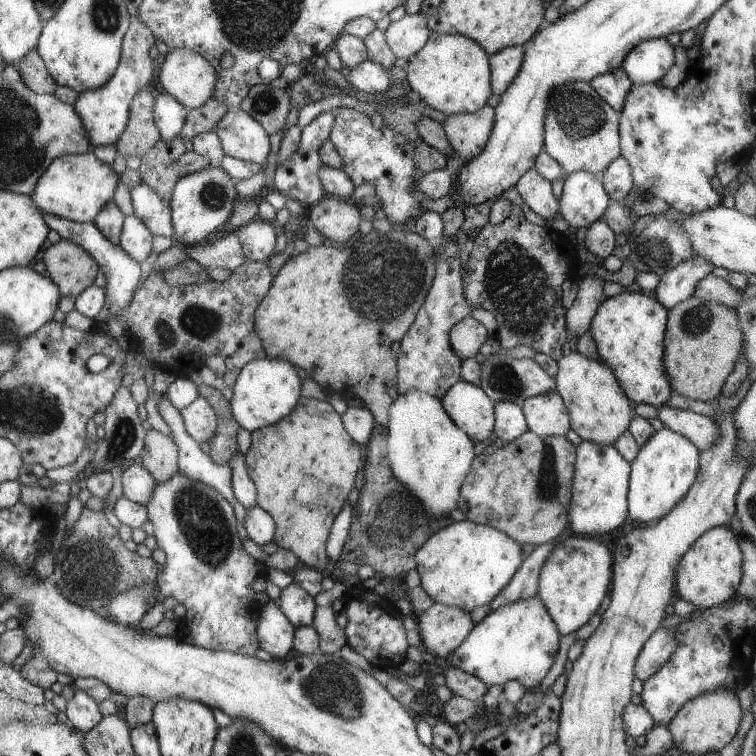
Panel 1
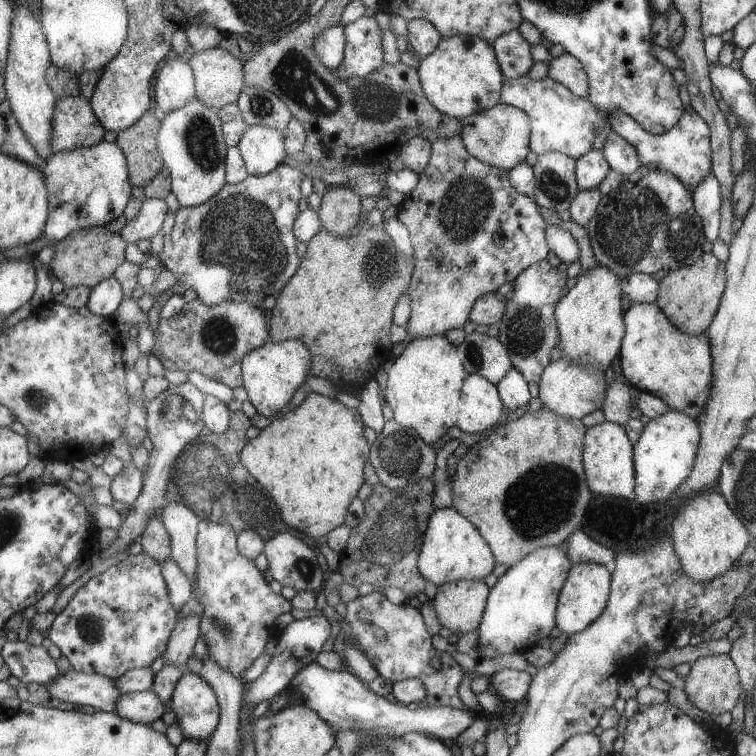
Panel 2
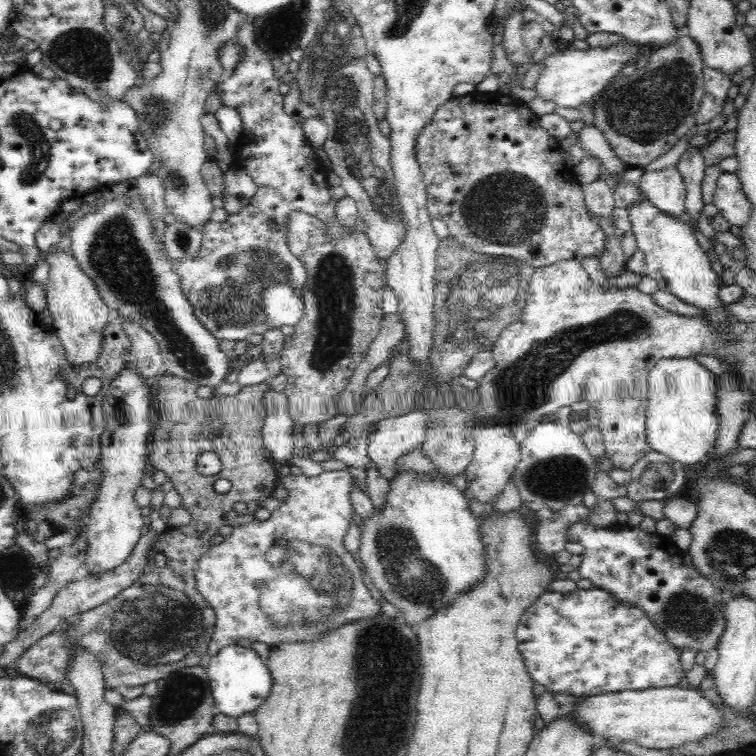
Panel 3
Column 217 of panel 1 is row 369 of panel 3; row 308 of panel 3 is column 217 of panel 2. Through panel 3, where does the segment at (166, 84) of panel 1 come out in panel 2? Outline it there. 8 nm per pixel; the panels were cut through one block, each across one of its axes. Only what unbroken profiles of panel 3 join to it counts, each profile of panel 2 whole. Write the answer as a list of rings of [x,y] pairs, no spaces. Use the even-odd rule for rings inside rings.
[[[214,47],[198,51],[188,64],[195,73],[195,96],[199,101],[218,110],[237,102],[245,84],[245,65],[240,59]]]

